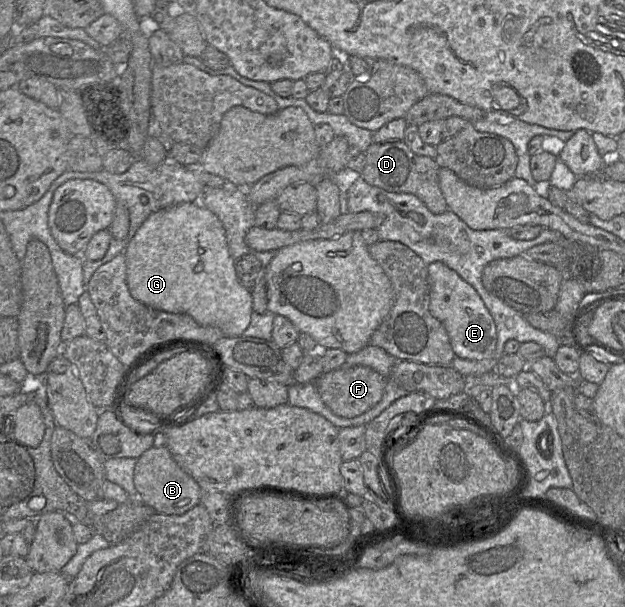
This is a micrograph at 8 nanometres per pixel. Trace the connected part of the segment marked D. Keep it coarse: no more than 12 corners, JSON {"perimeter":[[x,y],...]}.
{"perimeter":[[403,140],[373,142],[361,176],[413,194],[434,214],[448,210],[435,159]]}

